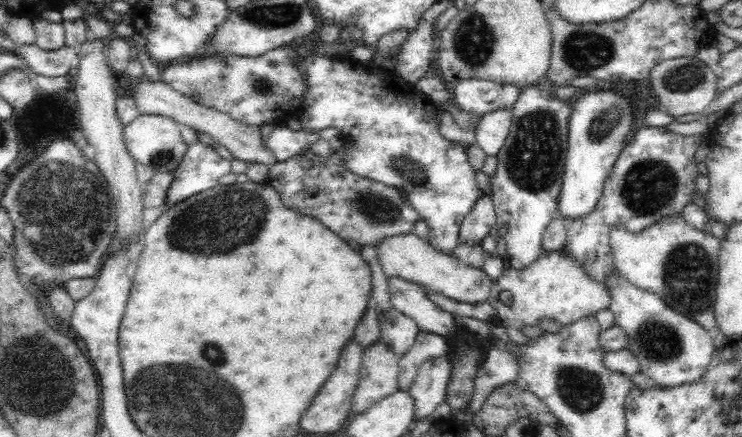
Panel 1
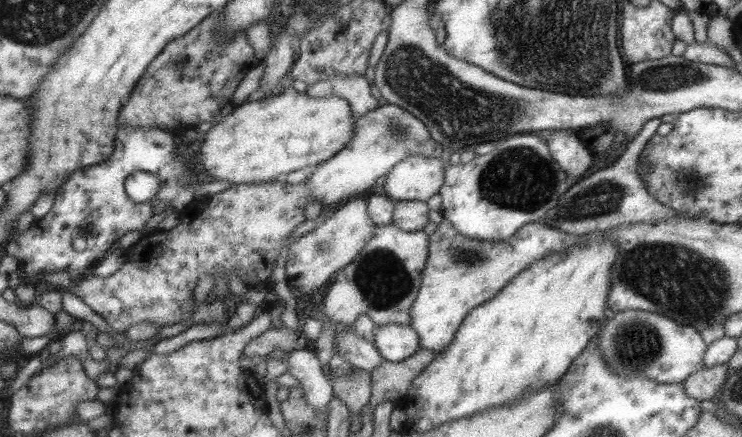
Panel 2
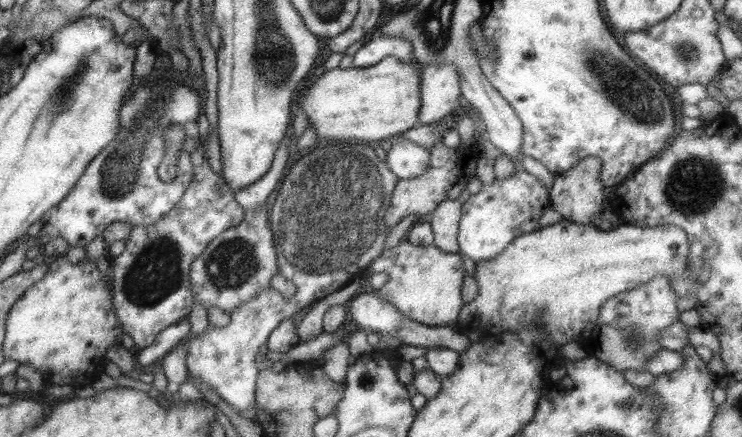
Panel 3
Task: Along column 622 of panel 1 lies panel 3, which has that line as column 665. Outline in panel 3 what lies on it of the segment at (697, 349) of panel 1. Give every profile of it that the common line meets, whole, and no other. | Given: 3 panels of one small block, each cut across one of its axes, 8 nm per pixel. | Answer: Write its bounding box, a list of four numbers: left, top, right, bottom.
[583,276,678,376]

